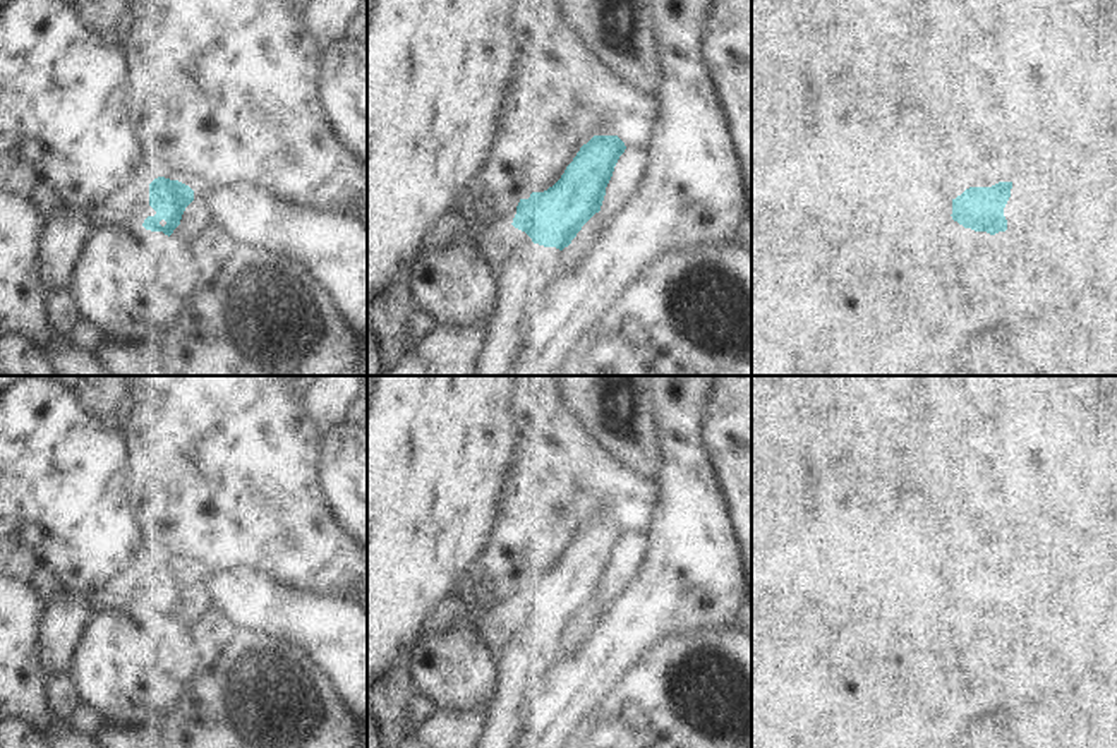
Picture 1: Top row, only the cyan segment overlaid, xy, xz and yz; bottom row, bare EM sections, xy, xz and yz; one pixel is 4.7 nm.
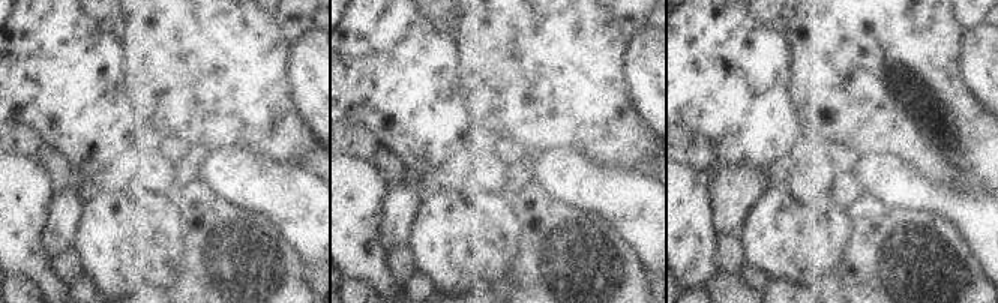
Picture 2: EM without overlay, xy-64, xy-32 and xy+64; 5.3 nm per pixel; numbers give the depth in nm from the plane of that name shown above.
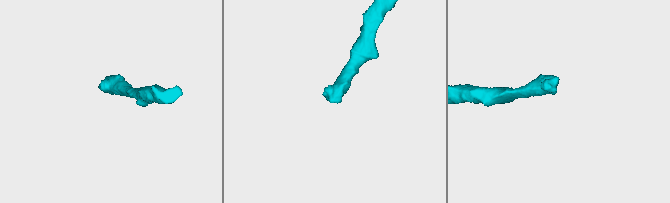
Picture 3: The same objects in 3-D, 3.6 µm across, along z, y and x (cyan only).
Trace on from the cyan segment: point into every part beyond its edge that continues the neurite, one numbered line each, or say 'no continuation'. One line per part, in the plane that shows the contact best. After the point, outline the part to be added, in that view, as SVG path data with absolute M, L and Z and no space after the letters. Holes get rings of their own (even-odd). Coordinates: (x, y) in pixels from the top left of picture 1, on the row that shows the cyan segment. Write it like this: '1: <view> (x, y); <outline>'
1: yz (1033, 211); M1096 173L1014 180L1004 208L1007 232L1024 242L1043 242L1047 245L1069 238L1062 213L1088 194L1110 196L1117 201L1117 182Z

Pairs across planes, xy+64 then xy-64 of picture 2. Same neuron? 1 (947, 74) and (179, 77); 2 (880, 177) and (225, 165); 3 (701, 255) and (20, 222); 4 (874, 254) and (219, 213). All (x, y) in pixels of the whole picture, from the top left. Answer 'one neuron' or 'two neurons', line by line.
1: one neuron
2: one neuron
3: one neuron
4: one neuron

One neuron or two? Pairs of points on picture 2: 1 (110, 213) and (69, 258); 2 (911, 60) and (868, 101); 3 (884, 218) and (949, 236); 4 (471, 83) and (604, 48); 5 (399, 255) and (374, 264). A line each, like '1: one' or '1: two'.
1: two
2: one
3: one
4: one
5: two

